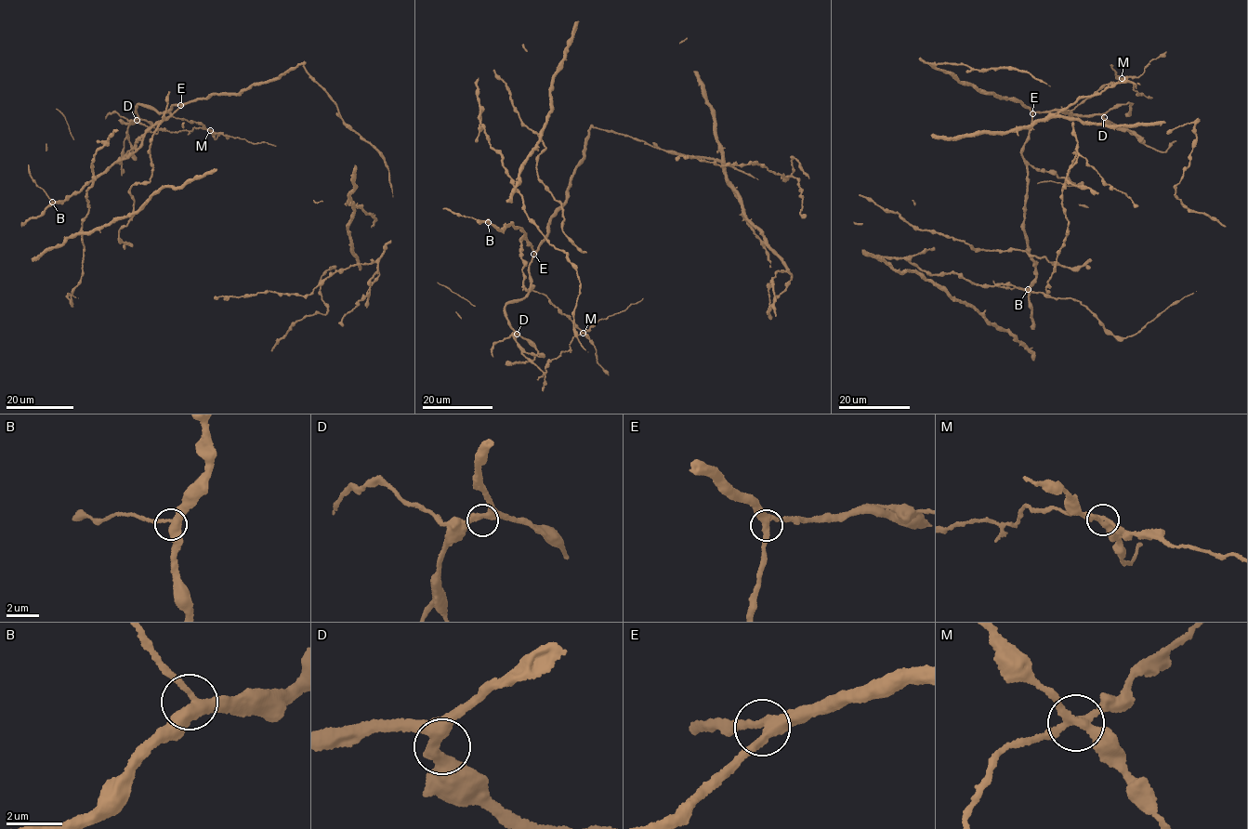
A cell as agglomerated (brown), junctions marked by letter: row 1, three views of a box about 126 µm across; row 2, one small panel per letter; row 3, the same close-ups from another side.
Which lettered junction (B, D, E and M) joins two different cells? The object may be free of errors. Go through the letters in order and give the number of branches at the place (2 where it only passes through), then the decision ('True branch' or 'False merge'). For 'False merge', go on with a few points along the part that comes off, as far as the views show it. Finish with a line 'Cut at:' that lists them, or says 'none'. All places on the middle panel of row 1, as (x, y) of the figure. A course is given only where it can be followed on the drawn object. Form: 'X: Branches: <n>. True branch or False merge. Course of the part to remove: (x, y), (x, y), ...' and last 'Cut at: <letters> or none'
B: Branches: 3. True branch
D: Branches: 3. True branch
E: Branches: 3. True branch
M: Branches: 4. False merge. Course of the part to remove: (584, 334), (573, 337), (570, 349), (554, 358), (545, 366), (546, 372), (537, 379)
Cut at: M

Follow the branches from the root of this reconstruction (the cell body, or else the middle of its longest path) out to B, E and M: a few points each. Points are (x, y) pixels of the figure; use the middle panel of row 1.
B: (567, 190), (567, 203), (534, 252), (520, 238), (526, 233), (521, 228), (500, 230), (488, 222)
E: (567, 190), (567, 203), (551, 218), (547, 237), (533, 254)
M: (567, 190), (567, 203), (551, 218), (547, 237), (529, 269), (532, 290), (545, 295), (584, 334)

